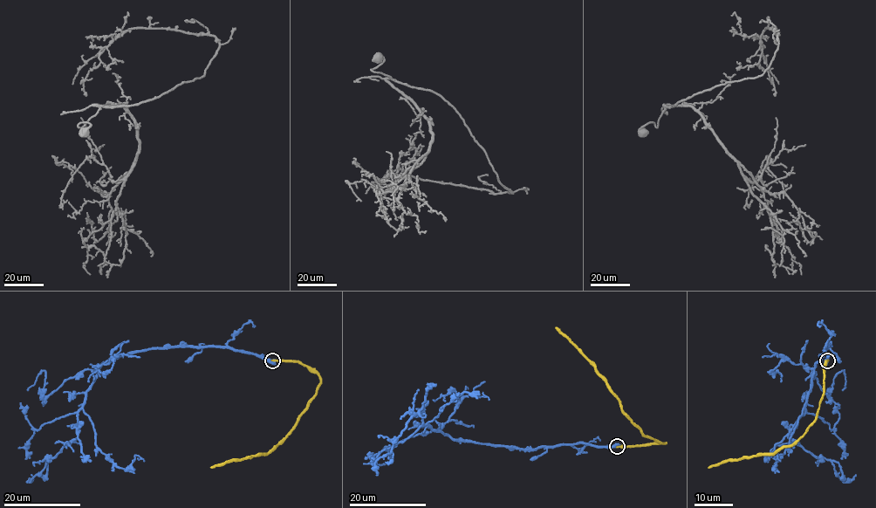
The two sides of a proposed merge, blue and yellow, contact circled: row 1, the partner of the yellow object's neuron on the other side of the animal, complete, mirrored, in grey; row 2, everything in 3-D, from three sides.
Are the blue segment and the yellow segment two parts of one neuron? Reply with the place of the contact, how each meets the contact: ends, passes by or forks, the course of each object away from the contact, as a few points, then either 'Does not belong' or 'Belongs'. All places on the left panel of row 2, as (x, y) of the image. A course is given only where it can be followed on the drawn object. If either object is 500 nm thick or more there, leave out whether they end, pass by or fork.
Place: (272, 360). Course of blue: (272, 360), (226, 347), (170, 346), (115, 356), (86, 392), (77, 437), (30, 482), (30, 475). Course of yellow: (273, 360), (300, 361), (309, 367), (319, 378), (317, 394), (297, 422), (268, 454), (230, 459), (210, 467). Belongs

